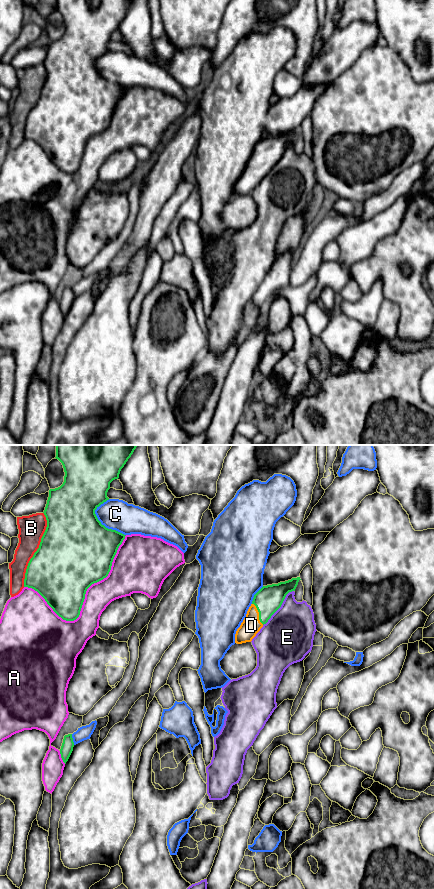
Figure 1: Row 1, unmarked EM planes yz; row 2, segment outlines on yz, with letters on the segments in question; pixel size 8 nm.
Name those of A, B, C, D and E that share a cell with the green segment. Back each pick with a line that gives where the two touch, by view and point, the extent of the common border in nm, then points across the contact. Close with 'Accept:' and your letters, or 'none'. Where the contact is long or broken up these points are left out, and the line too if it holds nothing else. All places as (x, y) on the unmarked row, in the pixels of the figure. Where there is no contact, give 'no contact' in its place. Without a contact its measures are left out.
D: contact yz (259, 166); length 200 nm; way yz (268, 151), (259, 166), (251, 177)
Accept: D

